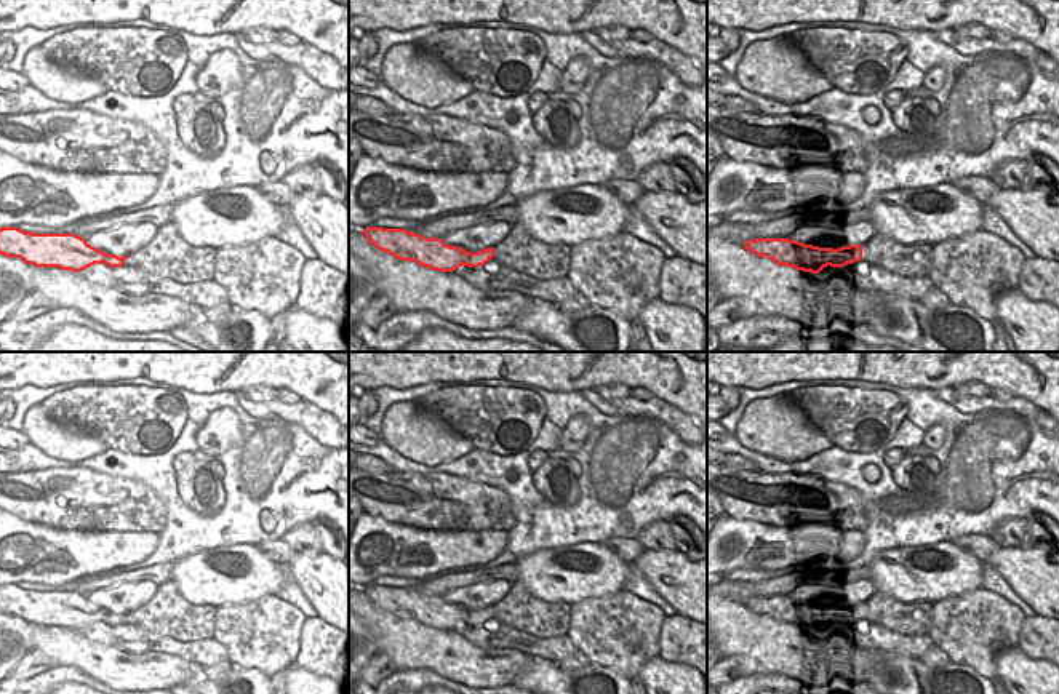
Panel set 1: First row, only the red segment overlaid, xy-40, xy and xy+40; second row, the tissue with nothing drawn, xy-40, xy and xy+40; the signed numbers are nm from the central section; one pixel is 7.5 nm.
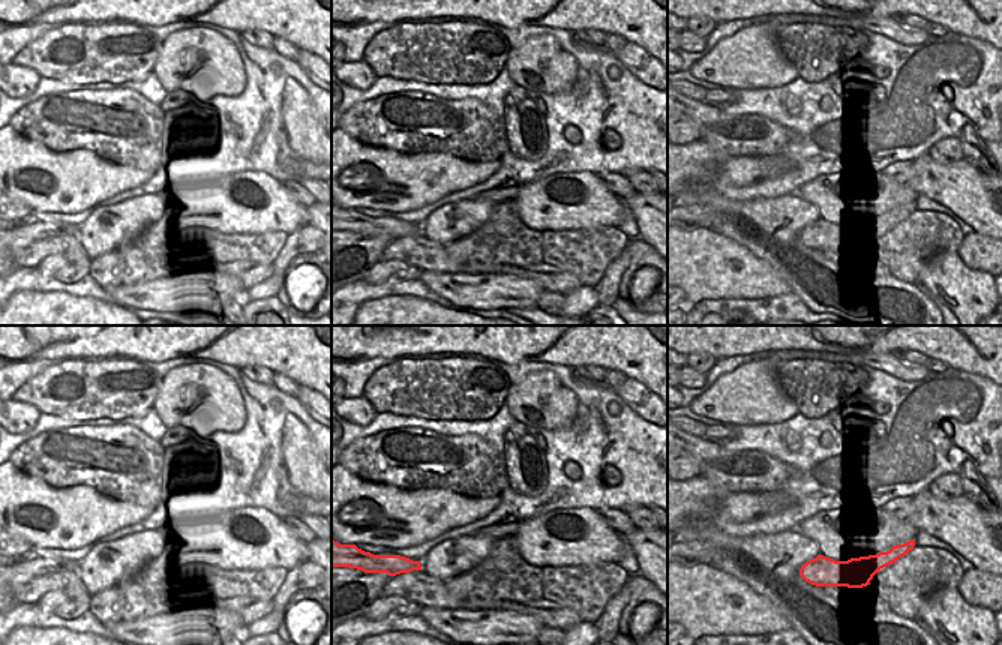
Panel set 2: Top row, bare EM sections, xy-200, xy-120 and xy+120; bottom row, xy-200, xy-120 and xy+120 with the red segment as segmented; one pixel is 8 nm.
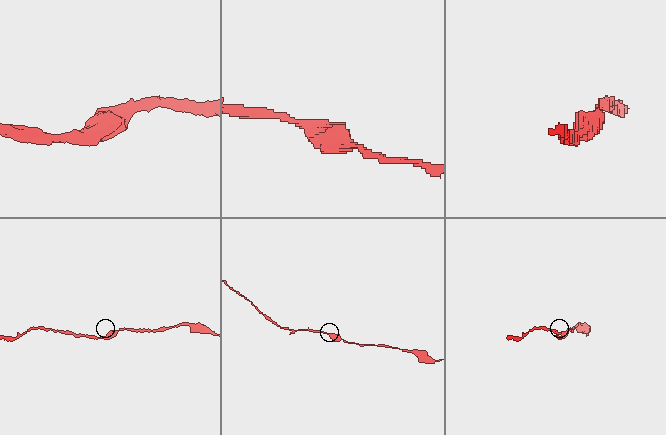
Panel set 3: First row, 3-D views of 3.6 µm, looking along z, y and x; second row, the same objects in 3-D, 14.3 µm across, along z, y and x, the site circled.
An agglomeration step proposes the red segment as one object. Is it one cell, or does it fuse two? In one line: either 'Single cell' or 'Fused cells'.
Single cell.

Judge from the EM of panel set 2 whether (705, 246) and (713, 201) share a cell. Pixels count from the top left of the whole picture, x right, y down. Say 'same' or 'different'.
different

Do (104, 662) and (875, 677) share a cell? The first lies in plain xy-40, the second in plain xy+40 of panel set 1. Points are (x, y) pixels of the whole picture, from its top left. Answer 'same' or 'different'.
different

